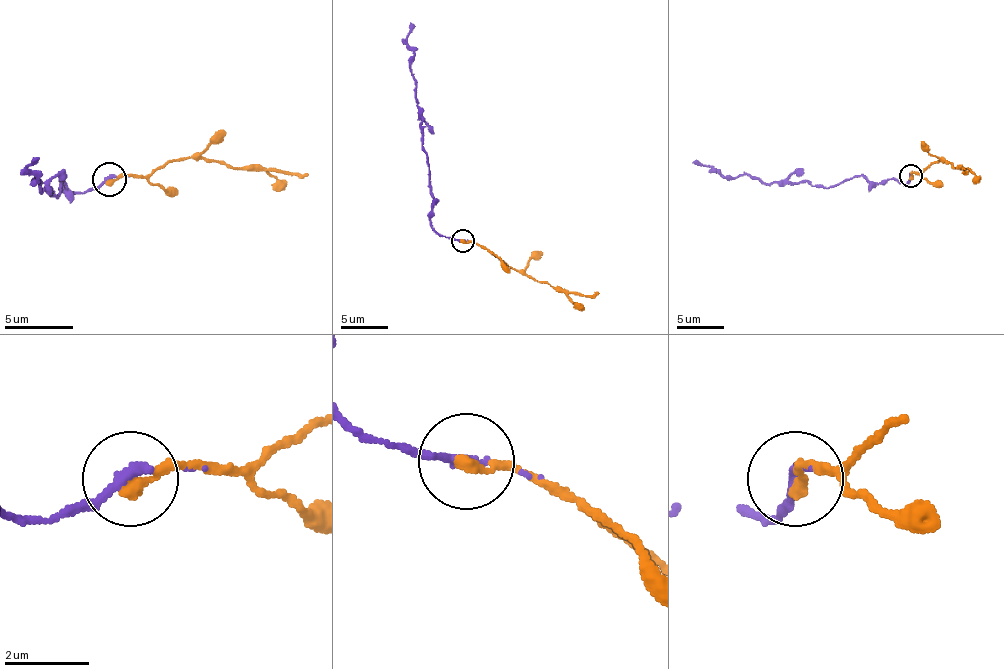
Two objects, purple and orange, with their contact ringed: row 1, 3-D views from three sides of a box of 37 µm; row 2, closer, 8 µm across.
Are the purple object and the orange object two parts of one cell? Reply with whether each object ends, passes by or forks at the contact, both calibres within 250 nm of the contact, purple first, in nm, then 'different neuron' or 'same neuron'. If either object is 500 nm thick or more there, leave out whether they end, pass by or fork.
purple passes by; orange ends; calibres 180 and 300 nm; same neuron

